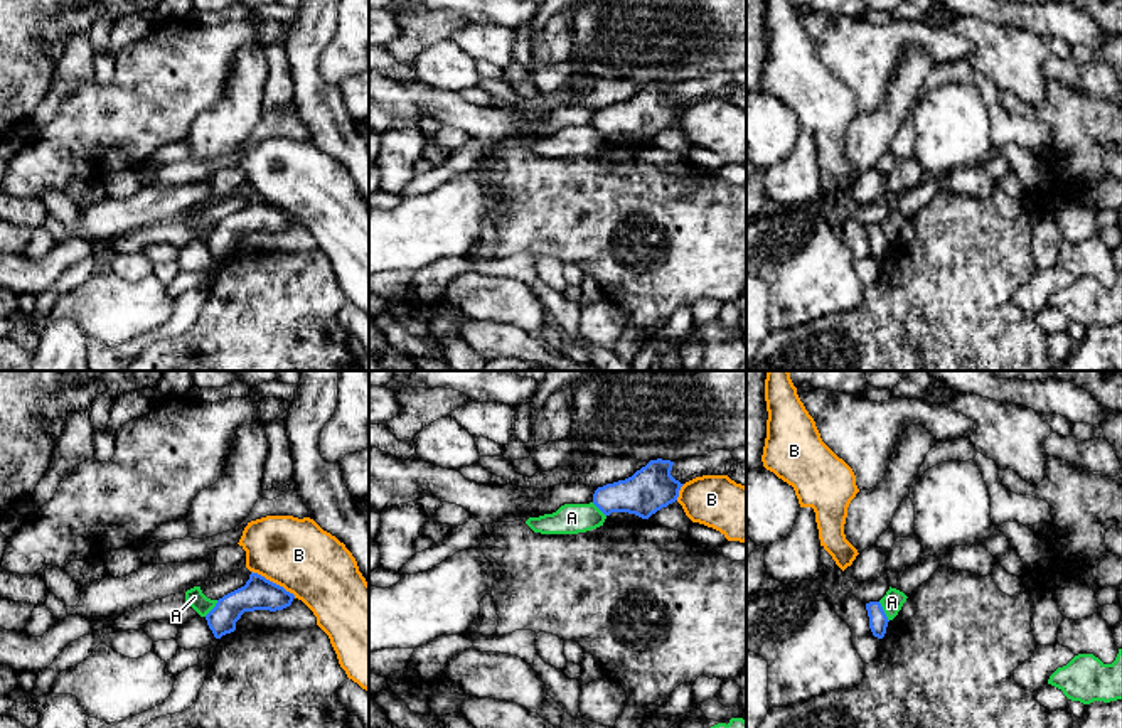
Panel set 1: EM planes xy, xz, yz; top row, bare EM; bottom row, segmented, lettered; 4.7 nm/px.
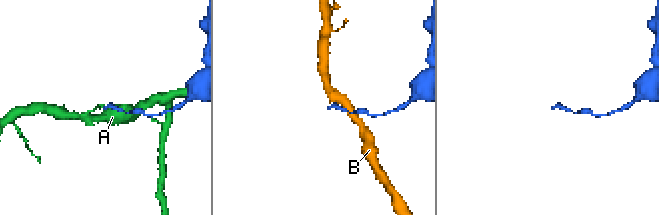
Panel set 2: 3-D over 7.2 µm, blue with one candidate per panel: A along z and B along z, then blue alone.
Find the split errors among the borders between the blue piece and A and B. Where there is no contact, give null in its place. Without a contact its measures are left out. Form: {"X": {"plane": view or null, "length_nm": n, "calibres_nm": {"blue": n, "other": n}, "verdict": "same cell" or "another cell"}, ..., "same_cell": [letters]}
{"A": {"plane": "yz", "length_nm": 110, "calibres_nm": {"blue": 90, "other": 100}, "verdict": "another cell"}, "B": {"plane": "xy", "length_nm": 260, "calibres_nm": {"blue": 160, "other": 340}, "verdict": "another cell"}, "same_cell": []}

